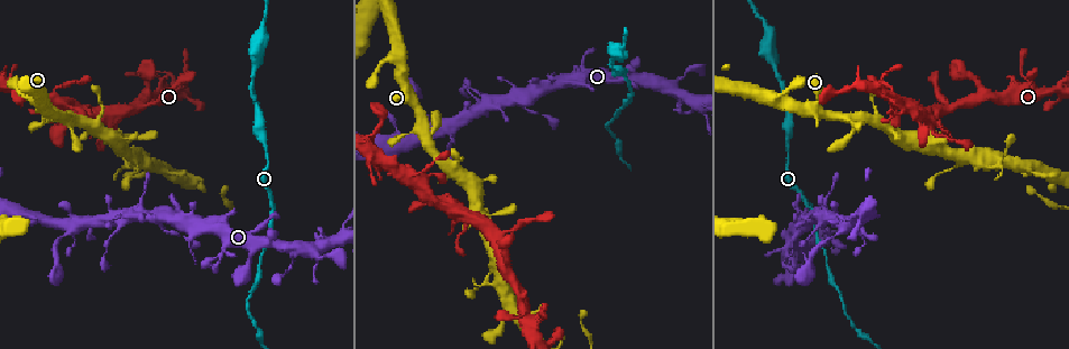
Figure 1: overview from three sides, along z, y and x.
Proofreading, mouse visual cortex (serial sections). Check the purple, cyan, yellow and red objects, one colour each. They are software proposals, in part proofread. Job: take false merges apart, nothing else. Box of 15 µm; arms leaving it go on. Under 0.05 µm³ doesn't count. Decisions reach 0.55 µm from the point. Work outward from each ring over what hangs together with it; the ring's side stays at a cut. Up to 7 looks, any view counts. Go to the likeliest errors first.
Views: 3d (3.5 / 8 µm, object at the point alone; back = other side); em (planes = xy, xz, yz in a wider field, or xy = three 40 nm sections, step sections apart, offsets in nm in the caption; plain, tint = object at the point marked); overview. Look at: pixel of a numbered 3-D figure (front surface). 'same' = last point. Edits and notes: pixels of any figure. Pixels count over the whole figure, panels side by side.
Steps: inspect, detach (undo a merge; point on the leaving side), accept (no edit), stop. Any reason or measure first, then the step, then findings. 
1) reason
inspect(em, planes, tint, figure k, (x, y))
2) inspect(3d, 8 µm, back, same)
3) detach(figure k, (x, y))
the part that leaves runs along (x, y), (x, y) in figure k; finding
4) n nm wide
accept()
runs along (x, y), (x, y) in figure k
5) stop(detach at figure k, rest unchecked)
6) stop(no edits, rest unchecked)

thick turns thin
inspect(3d, 3.5 µm, figure 1, (367, 135))

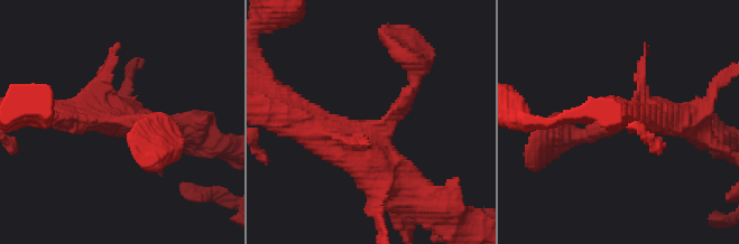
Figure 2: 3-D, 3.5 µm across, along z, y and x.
4 arms; arms of 200, 250, 400, 400 nm
inspect(em, xy, step 1, tint, figure 2, (376, 127))

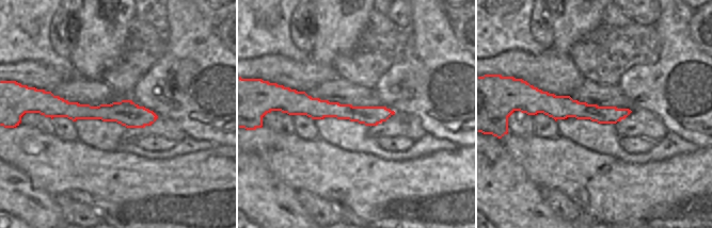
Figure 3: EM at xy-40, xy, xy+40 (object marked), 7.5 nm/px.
140 nm wide
accept()
runs along (684, 124), (644, 114), (570, 134) in figure 2; one cell here

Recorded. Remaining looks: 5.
small branch off a trunk
inspect(3d, 3.5 µm, figure 1, (801, 258))

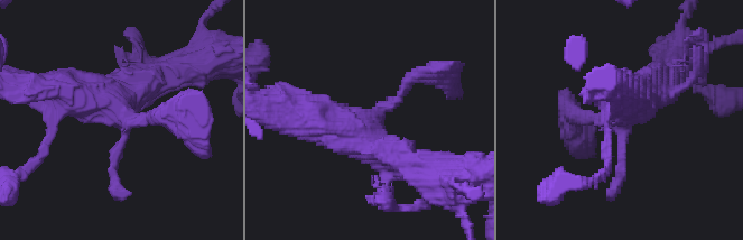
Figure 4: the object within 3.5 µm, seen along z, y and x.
inspect(em, xy, step 1, tint, figure 4, (371, 126))

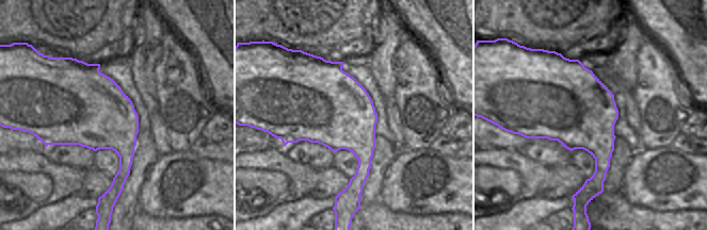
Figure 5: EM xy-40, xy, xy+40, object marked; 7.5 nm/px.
accept()
runs along (287, 116), (355, 132), (417, 173) in figure 4; continuous, no second cell

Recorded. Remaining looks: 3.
a narrow waist
inspect(3d, 3.5 µm, figure 1, (252, 103))

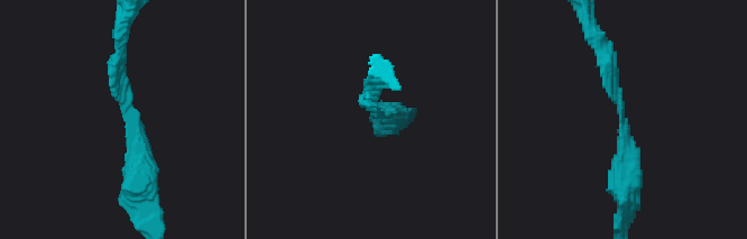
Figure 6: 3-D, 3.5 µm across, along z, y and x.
inspect(em, xy, step 3, tint, figure 6, (375, 115))

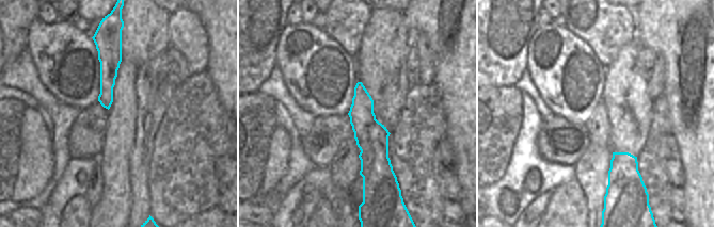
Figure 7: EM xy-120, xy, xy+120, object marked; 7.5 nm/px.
inspect(em, xy, step 2, tint, same)

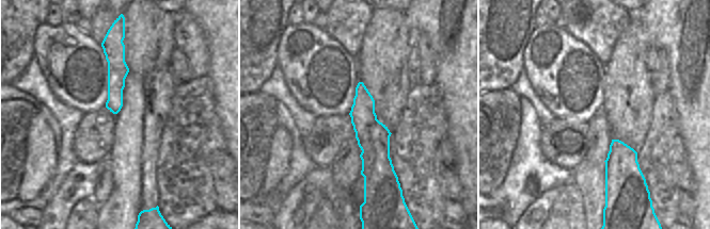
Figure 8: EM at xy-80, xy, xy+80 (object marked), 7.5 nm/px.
accept()
runs along (360, 85), (371, 133), (367, 184) in figure 8; one cell here

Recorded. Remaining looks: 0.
stop(no edits, rest unchecked)

